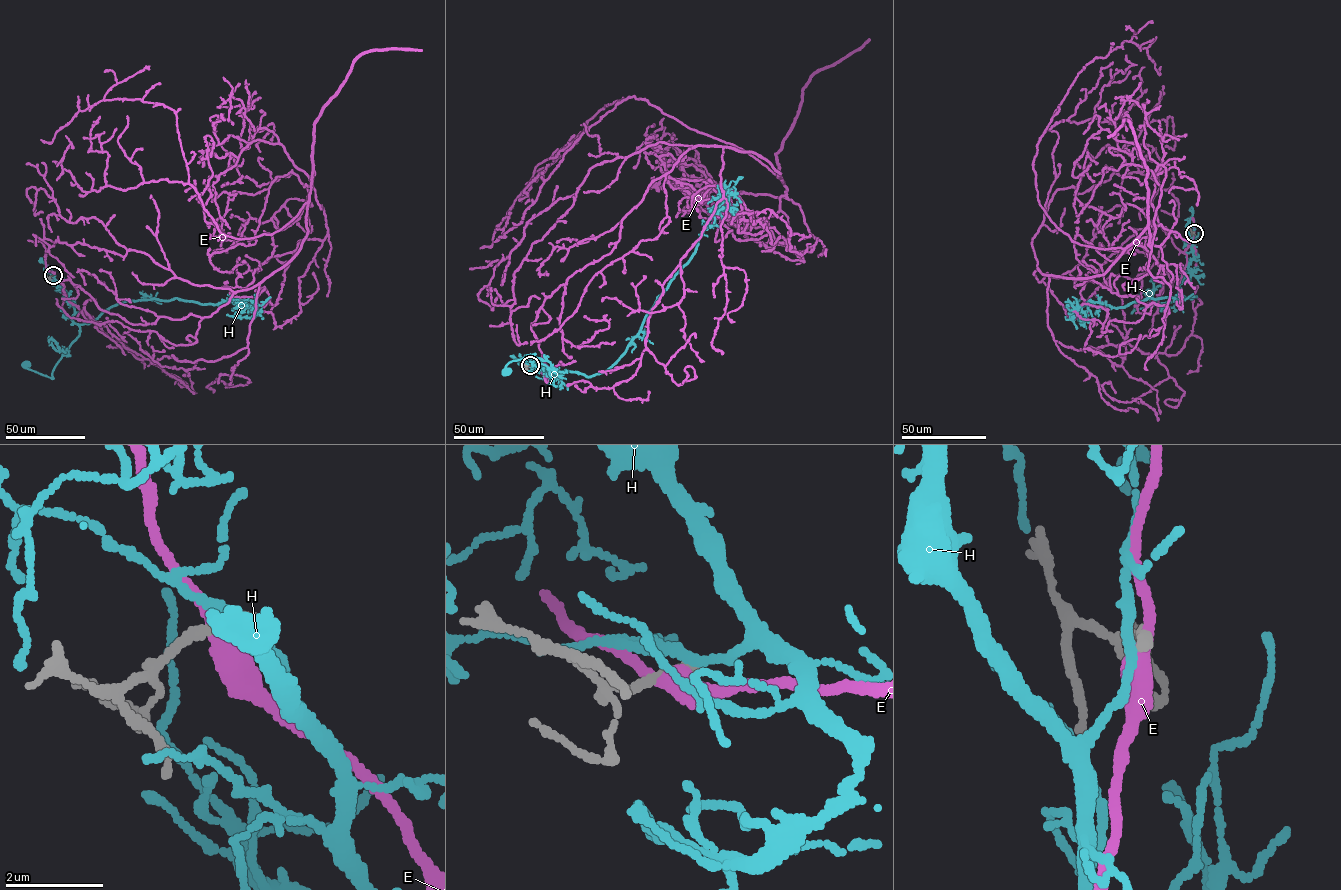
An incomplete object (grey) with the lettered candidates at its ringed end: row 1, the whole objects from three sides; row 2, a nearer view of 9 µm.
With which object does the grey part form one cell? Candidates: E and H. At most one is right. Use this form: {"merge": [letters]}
{"merge": []}

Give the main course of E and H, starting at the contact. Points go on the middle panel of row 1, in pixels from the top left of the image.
E: (529, 366), (544, 299), (689, 148), (780, 173), (633, 96), (537, 165), (480, 248)
H: (530, 365), (551, 370), (559, 377), (556, 372), (567, 372), (538, 362), (534, 353), (510, 361), (506, 372)

